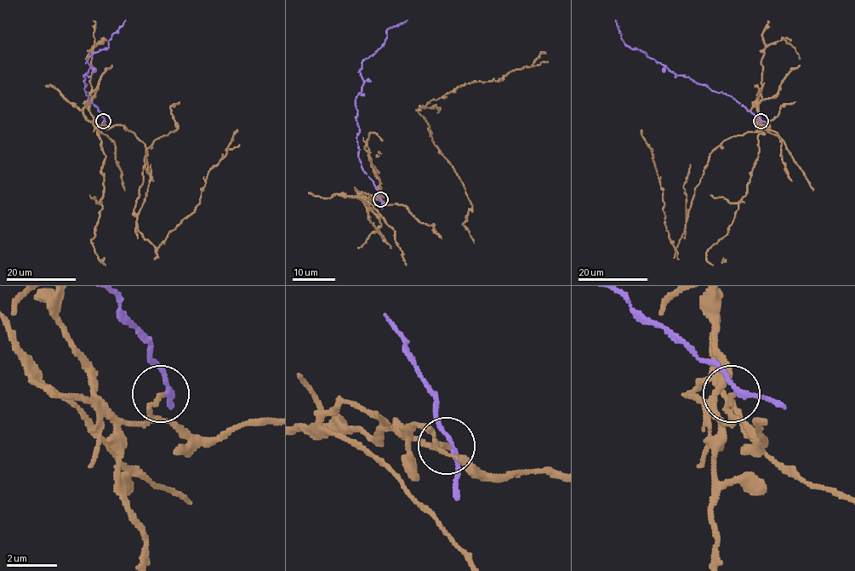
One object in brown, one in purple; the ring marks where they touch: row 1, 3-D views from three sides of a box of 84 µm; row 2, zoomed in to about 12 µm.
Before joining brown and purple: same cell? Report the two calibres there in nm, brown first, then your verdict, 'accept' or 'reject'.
170 nm thick on the brown side, 180 nm on the other; reject

